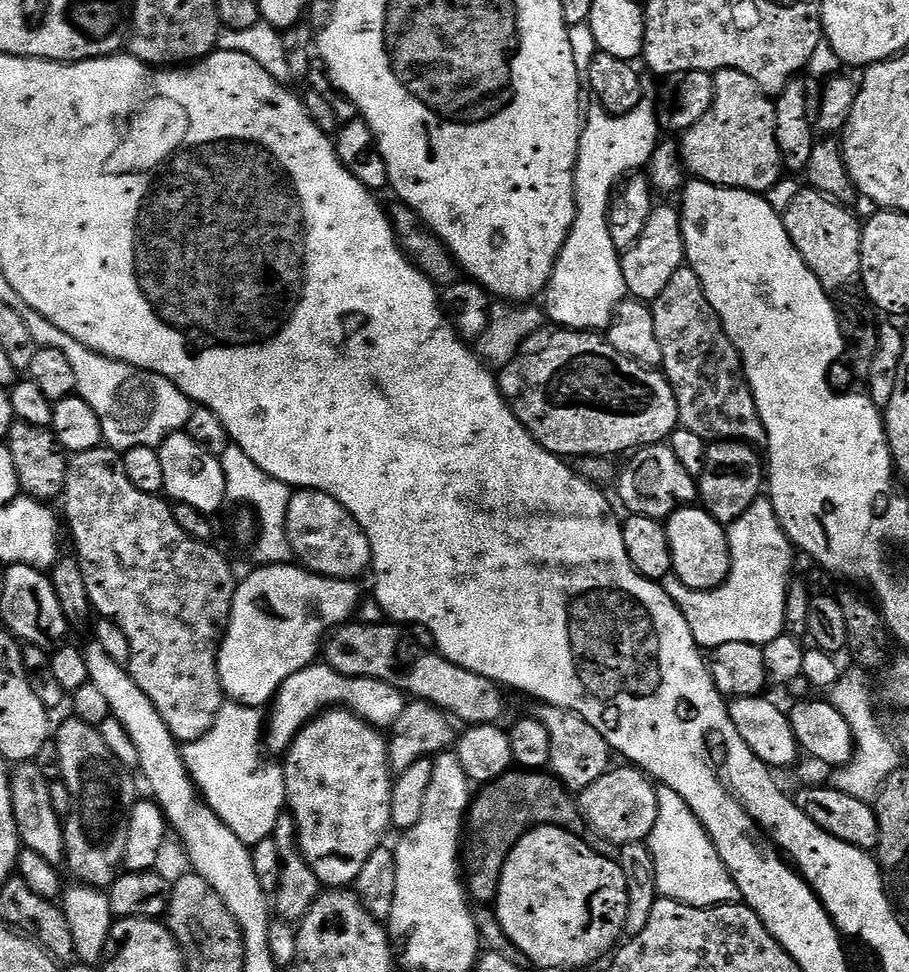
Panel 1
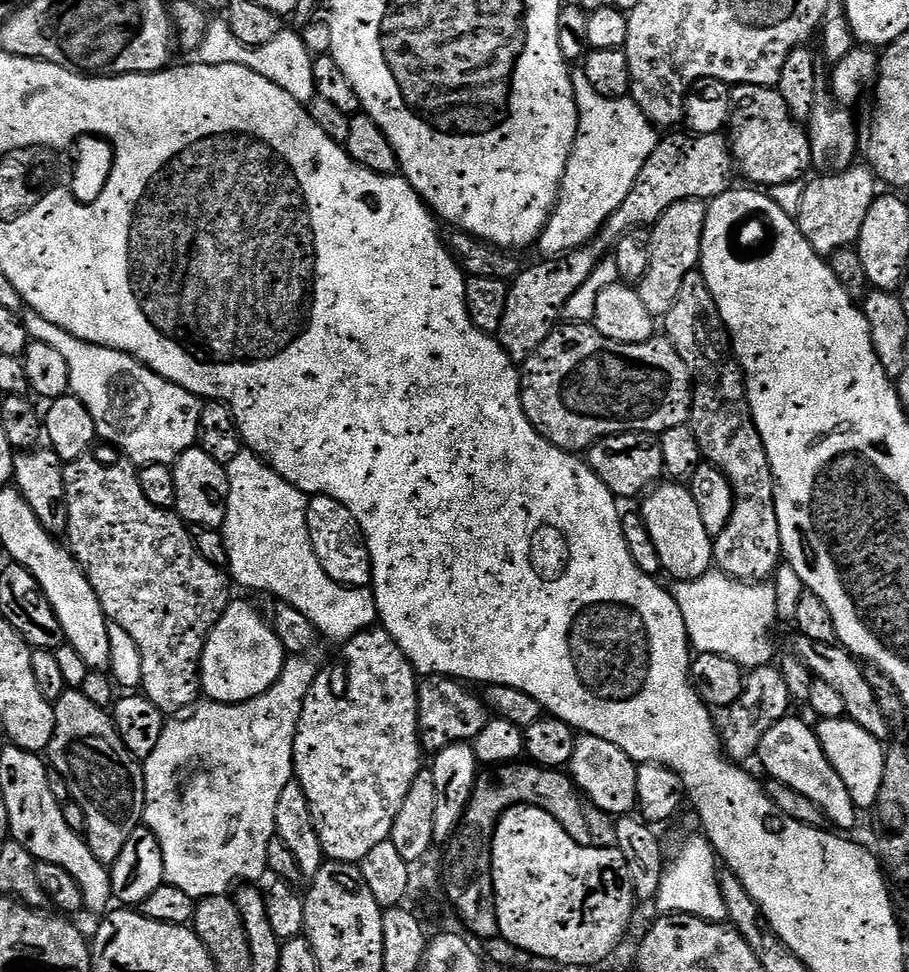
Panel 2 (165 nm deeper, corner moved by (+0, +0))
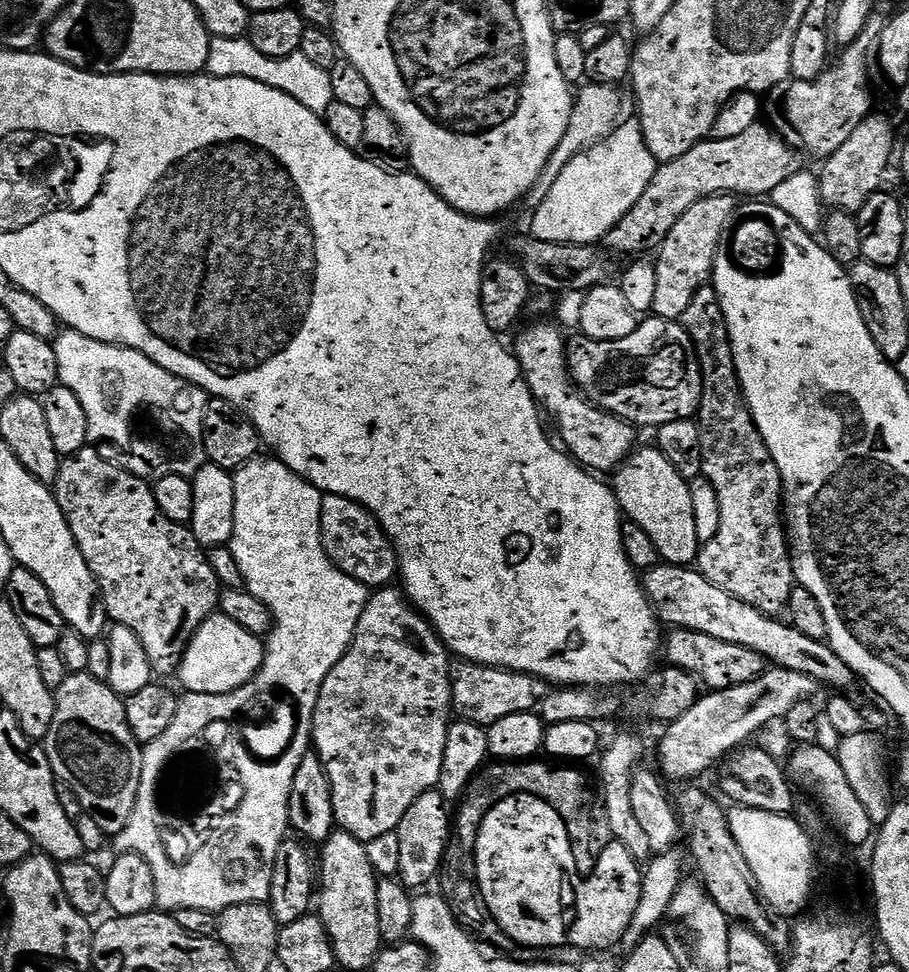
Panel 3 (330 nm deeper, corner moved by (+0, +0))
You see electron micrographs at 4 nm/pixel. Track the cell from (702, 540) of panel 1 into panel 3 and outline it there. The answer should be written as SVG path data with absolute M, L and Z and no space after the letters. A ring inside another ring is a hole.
M643 448L633 452L614 473L614 491L616 500L620 503L620 511L631 523L642 526L642 530L650 534L654 546L658 546L661 561L677 566L695 565L702 545L698 538L698 530L694 530L694 502L690 502L689 481L684 480L682 474L674 470L674 466L670 466L670 462L660 453L659 448Z

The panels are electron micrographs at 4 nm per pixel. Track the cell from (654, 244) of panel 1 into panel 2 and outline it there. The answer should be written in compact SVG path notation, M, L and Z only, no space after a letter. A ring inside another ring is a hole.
M683 200L674 202L656 224L651 225L652 241L650 242L650 270L646 270L646 278L642 278L638 291L646 310L657 318L662 318L674 306L678 294L682 290L682 282L686 274L697 271L702 250L702 234L706 230L706 214L709 201Z

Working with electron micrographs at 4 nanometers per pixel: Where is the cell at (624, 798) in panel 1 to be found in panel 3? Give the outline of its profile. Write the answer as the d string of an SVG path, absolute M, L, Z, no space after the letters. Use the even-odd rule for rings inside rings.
M772 666L764 675L754 678L754 682L742 682L742 686L712 690L701 695L696 704L690 706L686 714L682 714L682 718L678 718L663 729L659 771L669 781L670 779L684 780L680 782L699 781L696 779L703 772L710 771L716 763L719 765L729 754L747 745L751 741L748 739L759 728L764 728L775 720L776 723L783 721L784 715L794 710L794 706L798 706L801 700L812 700L816 691L818 685L814 678L801 672Z

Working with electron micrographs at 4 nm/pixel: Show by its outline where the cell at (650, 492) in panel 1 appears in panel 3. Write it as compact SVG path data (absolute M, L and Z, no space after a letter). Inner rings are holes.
M532 322L517 338L516 348L514 344L514 355L520 364L524 380L530 386L534 399L542 402L543 411L552 415L552 420L560 431L559 443L568 455L593 474L615 473L616 469L637 451L637 429L628 421L612 416L603 408L597 408L577 389L572 377L568 375L565 333L555 323L544 323L548 322Z

